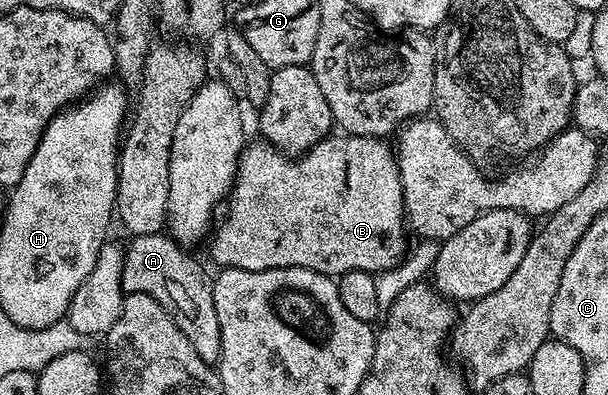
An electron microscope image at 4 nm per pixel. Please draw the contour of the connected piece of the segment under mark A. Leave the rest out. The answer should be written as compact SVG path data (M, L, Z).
M167 233L138 234L131 241L132 243L129 246L127 244L123 251L122 290L129 294L145 294L158 300L158 304L162 304L162 308L166 308L166 312L172 317L174 324L178 324L178 328L182 328L182 336L186 336L186 340L190 340L190 344L194 344L194 352L198 352L198 356L202 356L202 360L209 364L219 363L222 352L222 328L218 328L218 312L214 309L213 275L207 274L203 264L198 259L191 258L188 255L189 251Z

